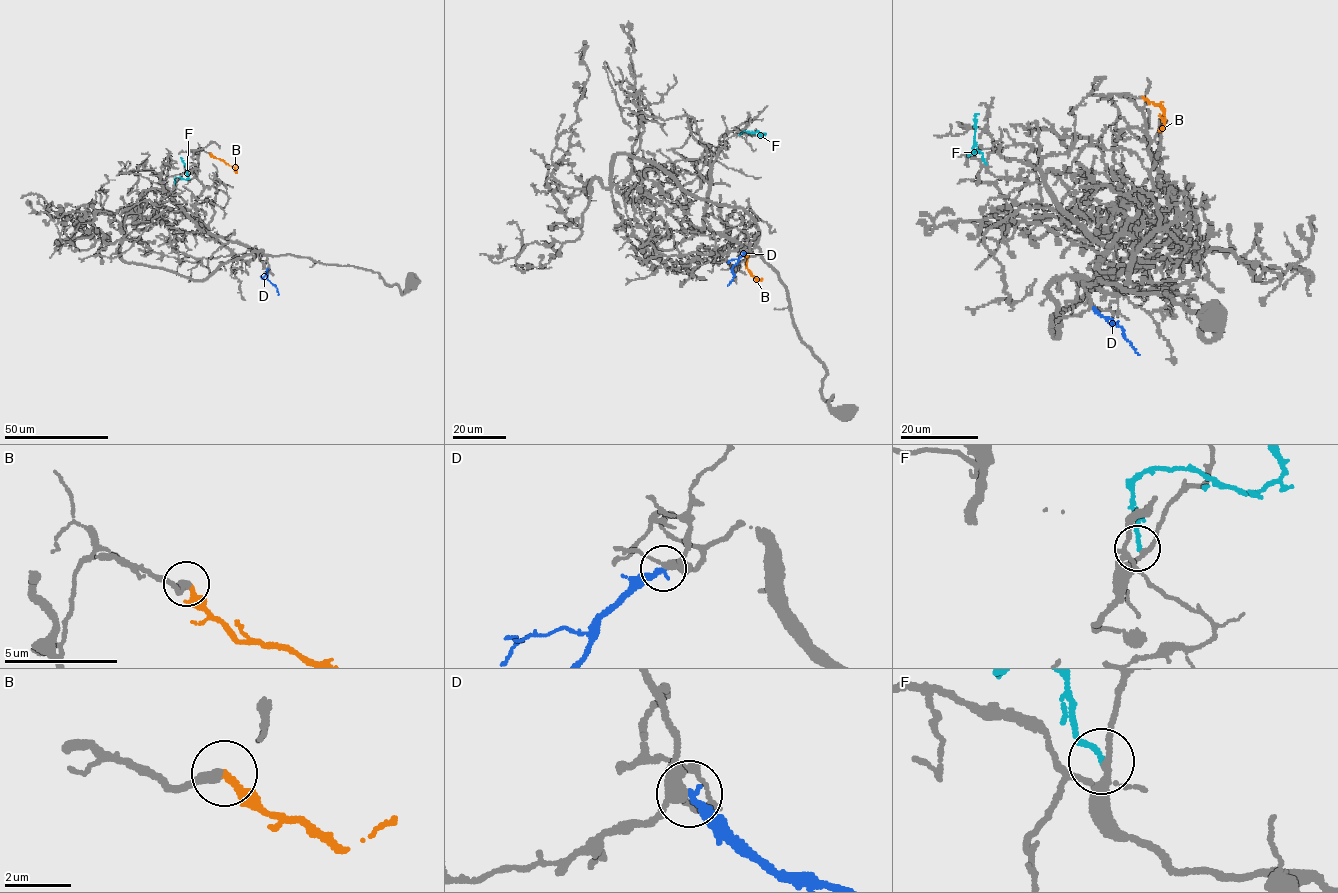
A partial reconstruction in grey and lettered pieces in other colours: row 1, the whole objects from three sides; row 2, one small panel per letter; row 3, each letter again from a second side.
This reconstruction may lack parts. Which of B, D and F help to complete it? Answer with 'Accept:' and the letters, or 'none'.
Accept: B

